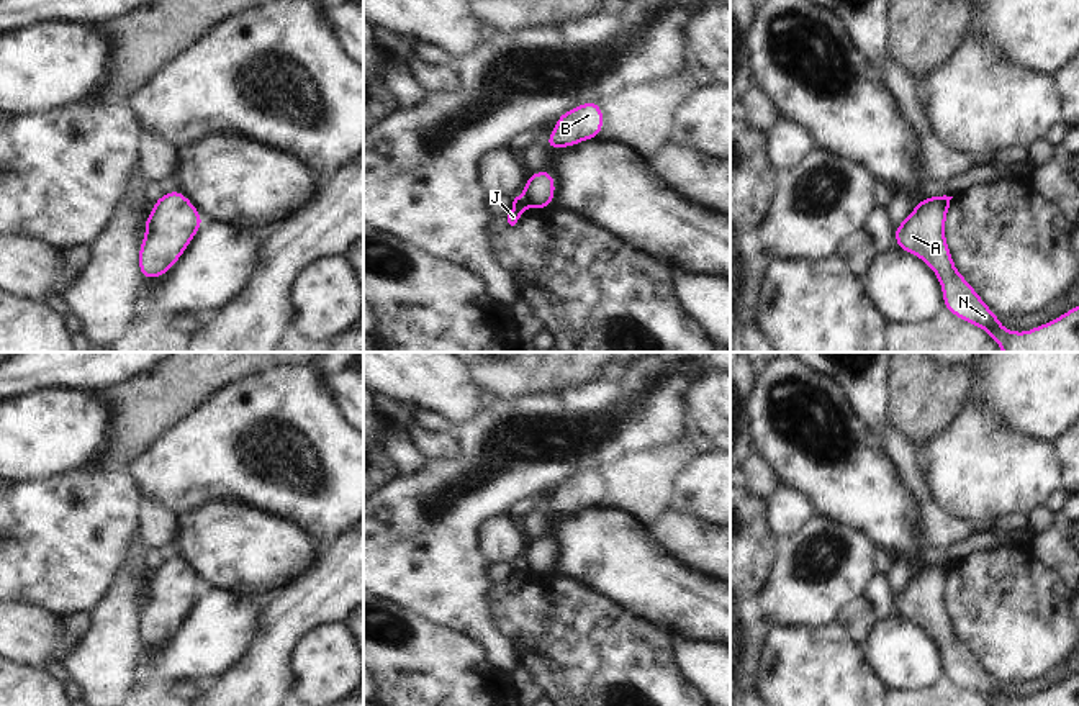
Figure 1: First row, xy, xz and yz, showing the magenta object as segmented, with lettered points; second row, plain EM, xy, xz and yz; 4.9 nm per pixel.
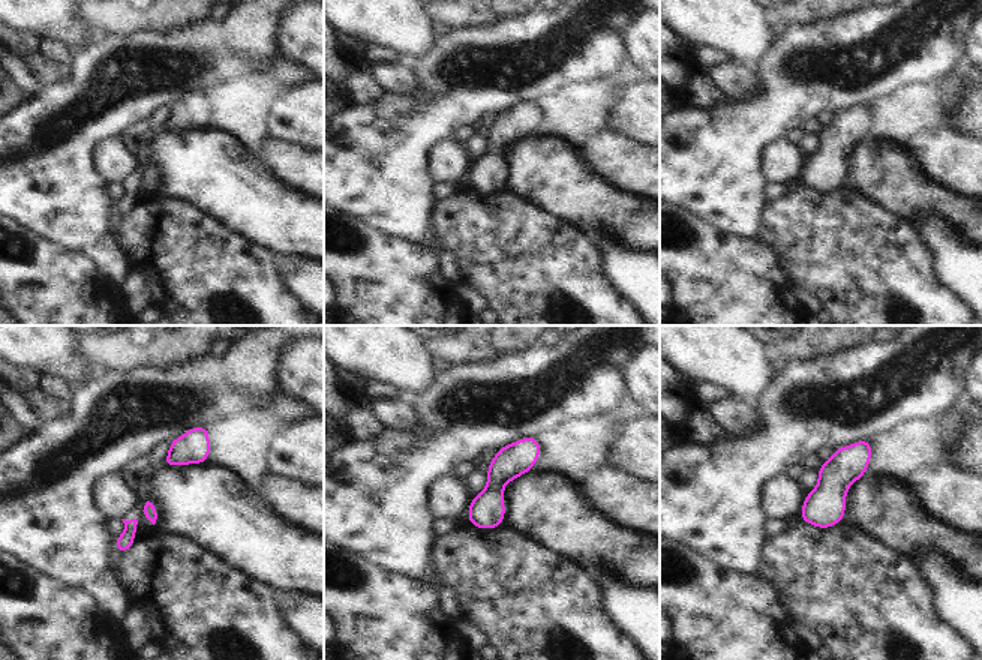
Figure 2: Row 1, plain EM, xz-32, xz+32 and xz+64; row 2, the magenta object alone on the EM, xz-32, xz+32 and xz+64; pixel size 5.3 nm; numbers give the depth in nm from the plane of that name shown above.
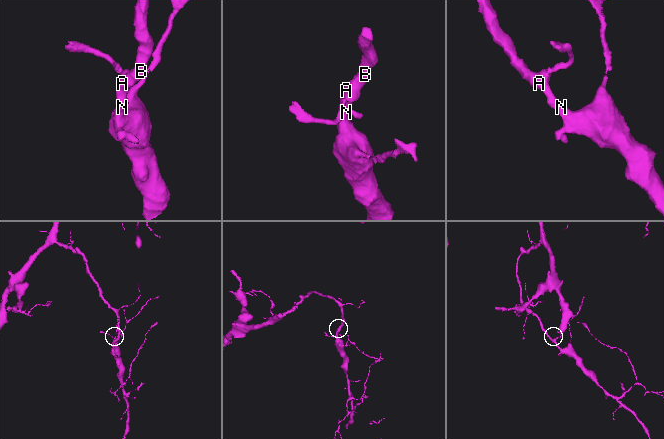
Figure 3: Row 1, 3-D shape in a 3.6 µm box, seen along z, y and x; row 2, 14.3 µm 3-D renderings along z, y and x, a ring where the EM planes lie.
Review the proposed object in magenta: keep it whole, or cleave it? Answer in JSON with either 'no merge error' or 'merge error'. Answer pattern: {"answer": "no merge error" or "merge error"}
{"answer": "merge error"}

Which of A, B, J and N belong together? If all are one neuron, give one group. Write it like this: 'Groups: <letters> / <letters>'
Groups: A B N / J

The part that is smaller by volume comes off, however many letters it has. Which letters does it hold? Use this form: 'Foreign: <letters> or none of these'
Foreign: J

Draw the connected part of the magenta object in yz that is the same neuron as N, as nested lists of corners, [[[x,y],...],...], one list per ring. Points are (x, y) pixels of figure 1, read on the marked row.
[[[925,197],[902,224],[894,226],[897,249],[920,257],[938,277],[943,308],[989,333],[1002,352],[1079,352],[1079,306],[1030,331],[1009,331],[999,316],[956,270],[946,246],[945,221],[950,200]]]

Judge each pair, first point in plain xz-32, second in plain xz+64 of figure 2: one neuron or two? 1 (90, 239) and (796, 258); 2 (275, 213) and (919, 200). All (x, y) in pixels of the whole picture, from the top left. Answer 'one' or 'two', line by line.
1: two
2: one

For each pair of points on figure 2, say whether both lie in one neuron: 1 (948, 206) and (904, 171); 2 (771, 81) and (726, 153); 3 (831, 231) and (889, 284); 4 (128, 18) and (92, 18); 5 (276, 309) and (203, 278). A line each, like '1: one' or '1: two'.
1: one
2: one
3: one
4: one
5: one

